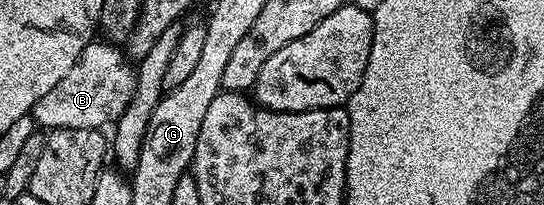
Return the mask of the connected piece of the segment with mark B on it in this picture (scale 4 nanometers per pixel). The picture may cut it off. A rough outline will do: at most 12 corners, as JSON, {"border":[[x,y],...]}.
{"border":[[110,42],[77,65],[37,101],[40,128],[114,125],[136,68]]}

